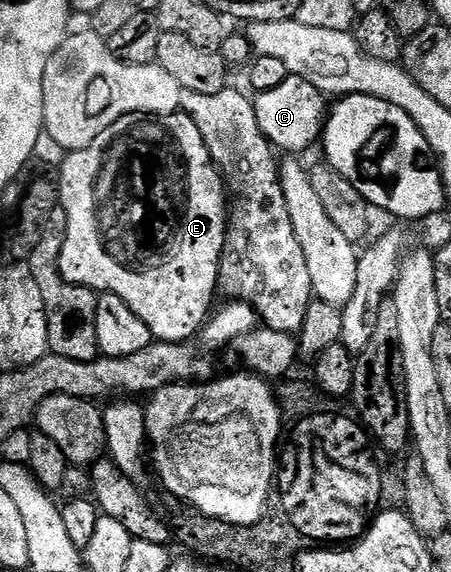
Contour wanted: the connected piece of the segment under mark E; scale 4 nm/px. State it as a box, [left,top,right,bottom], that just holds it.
[58,111,229,343]

